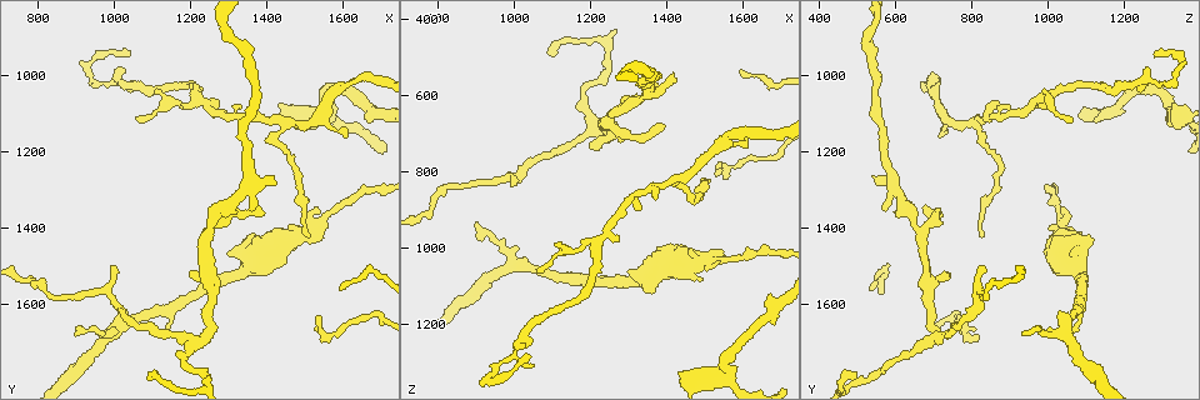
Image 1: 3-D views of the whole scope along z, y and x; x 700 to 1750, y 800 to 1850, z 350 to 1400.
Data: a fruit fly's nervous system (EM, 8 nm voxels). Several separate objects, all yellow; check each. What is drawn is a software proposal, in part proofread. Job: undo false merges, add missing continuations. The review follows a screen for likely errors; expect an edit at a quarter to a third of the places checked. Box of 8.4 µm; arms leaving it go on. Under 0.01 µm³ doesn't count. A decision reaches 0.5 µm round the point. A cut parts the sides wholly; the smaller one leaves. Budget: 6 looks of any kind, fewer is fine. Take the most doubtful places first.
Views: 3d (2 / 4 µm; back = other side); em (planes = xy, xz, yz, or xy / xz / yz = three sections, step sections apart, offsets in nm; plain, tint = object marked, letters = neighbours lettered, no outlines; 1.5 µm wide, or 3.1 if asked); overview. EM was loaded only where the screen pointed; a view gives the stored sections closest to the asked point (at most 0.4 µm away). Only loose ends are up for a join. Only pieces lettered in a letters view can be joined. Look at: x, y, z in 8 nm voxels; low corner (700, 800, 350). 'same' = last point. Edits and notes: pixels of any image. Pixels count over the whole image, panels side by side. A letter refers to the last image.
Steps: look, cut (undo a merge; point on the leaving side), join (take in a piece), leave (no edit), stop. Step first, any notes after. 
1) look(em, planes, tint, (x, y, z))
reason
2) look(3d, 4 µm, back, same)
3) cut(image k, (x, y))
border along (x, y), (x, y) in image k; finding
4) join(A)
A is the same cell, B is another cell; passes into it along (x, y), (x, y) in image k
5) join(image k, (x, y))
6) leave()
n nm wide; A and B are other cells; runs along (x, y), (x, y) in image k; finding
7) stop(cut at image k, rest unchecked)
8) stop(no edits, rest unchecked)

look(em, planes, letters, (1245, 1400, 670))
arms part here

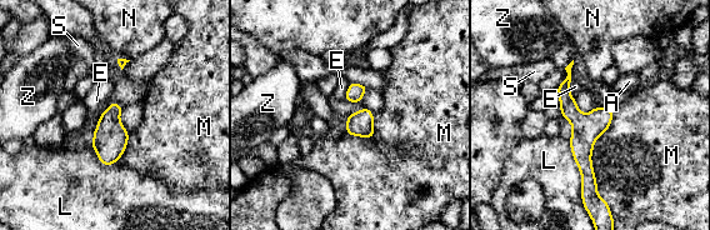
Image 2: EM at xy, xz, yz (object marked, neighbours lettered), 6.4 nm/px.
leave()
160 nm wide; A, E, L, M, N, S and Z are other cells; border along (573, 78), (569, 93), (574, 99) in image 2; all the same neuron

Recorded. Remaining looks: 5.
look(em, planes, plain, (890, 1680, 945))
tapers out

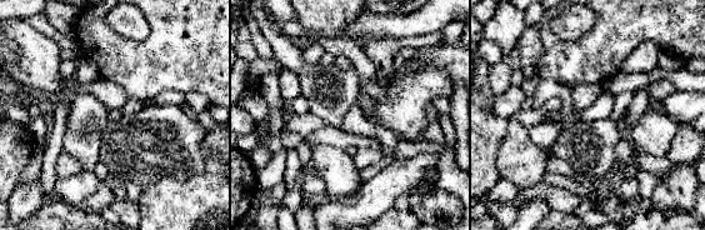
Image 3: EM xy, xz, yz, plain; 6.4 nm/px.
look(em, planes, letters, same)

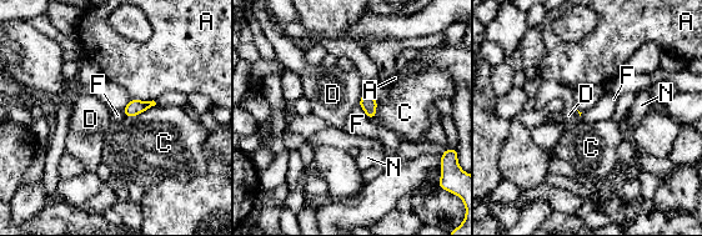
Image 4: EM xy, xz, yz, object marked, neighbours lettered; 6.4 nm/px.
leave()
A, C, D, F and N are other cells; border along (364, 90), (357, 104) in image 4; no lettered piece goes on from it

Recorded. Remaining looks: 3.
look(3d, 2 µm, (1225, 1060, 980))

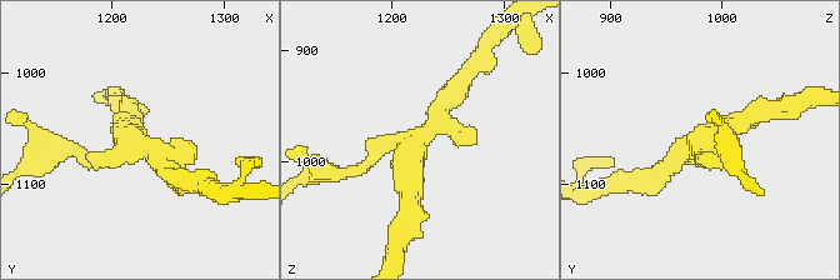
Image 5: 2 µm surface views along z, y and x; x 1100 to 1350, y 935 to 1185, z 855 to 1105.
look(em, planes, letters, (1222, 1062, 982))
3 arms

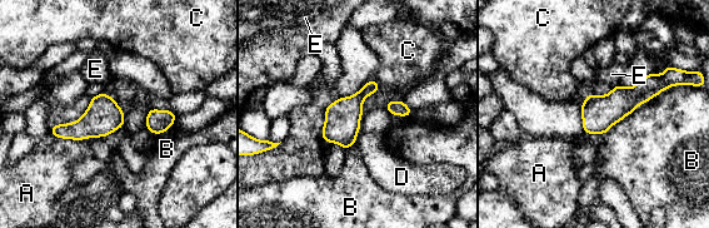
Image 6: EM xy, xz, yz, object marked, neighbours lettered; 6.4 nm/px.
leave()
A, B, C, D and E are other cells; border along (680, 84), (640, 103), (604, 134) in image 6; one neuron here

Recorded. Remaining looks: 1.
stop(no edits, rest unchecked)

